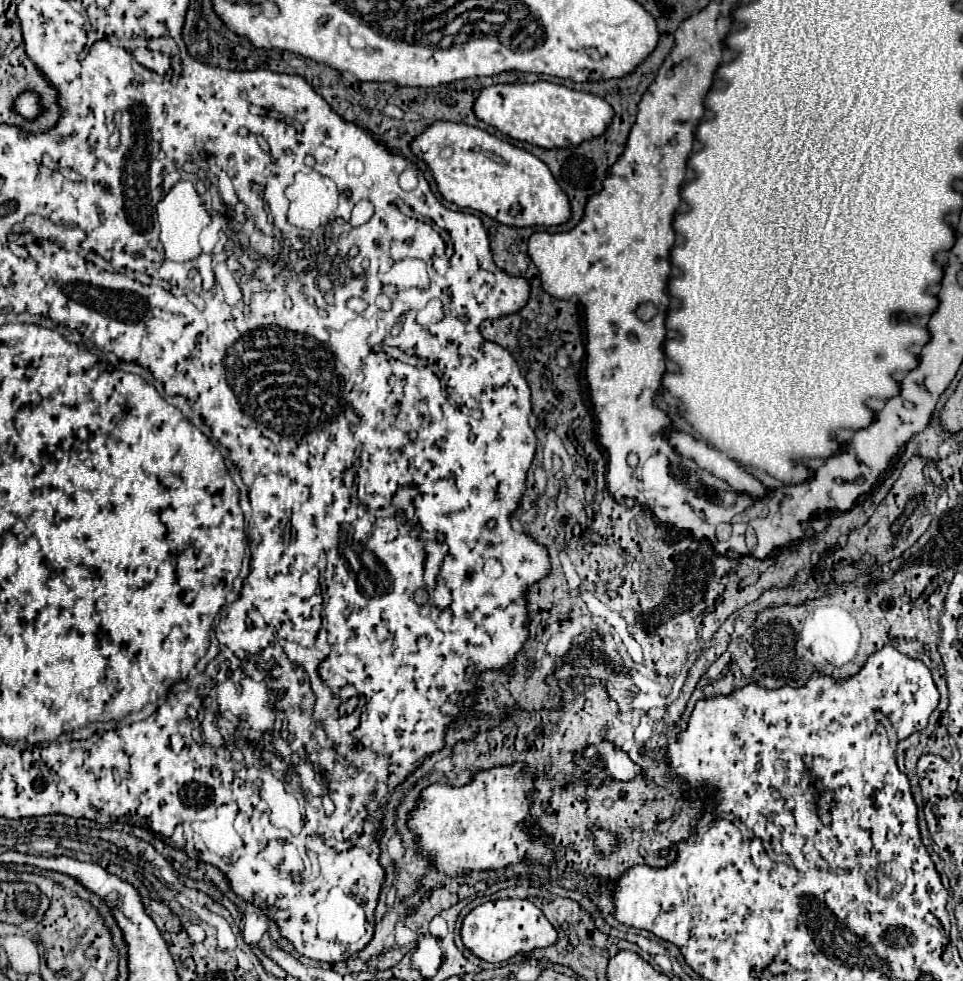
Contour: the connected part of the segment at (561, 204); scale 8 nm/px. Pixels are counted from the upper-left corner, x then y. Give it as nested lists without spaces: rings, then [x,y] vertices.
[[[433,121],[411,141],[409,147],[413,155],[425,161],[431,169],[443,199],[461,209],[481,211],[511,227],[561,225],[571,215],[569,201],[545,163],[525,149],[489,135],[483,129],[465,123]]]

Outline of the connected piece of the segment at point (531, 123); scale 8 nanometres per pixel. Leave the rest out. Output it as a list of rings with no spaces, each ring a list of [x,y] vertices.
[[[549,81],[485,87],[473,103],[473,113],[487,125],[497,127],[501,133],[545,149],[579,145],[583,139],[599,137],[613,119],[613,109],[601,97]]]

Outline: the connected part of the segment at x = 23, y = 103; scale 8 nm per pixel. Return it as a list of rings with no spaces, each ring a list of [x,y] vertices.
[[[21,93],[15,101],[15,109],[25,119],[35,119],[39,113],[39,97],[33,93]]]

